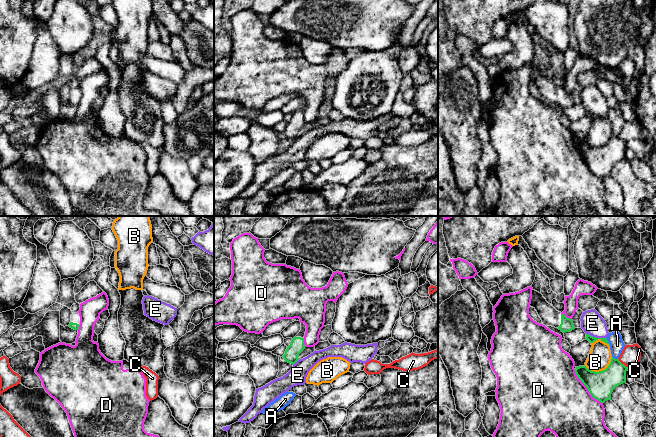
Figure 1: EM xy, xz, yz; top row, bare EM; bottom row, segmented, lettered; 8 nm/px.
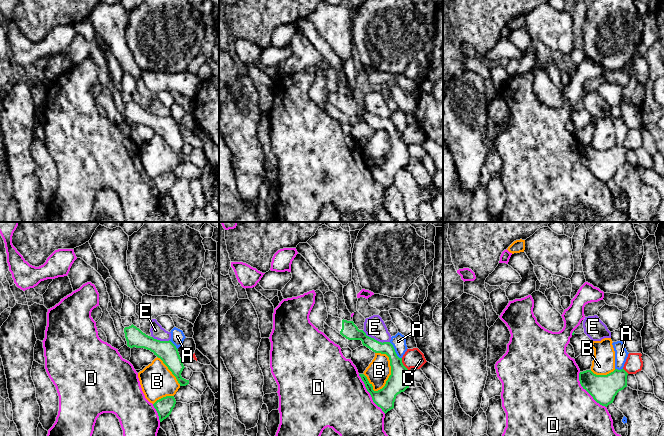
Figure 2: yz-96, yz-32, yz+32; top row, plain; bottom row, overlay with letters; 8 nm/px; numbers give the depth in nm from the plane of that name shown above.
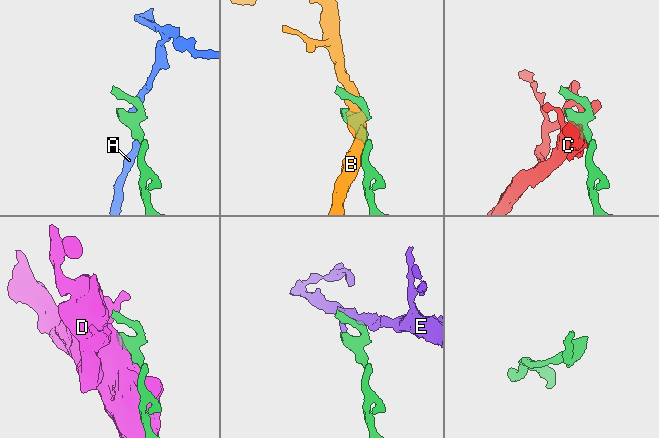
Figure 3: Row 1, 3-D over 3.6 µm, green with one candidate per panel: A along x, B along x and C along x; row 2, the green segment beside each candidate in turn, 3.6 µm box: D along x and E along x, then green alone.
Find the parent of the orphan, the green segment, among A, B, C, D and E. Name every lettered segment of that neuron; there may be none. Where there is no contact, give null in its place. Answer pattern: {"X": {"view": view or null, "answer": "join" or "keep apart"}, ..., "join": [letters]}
{"A": {"view": "yz", "answer": "keep apart"}, "B": {"view": "yz", "answer": "keep apart"}, "C": {"view": "yz", "answer": "keep apart"}, "D": {"view": "yz", "answer": "keep apart"}, "E": {"view": "yz", "answer": "keep apart"}, "join": []}

